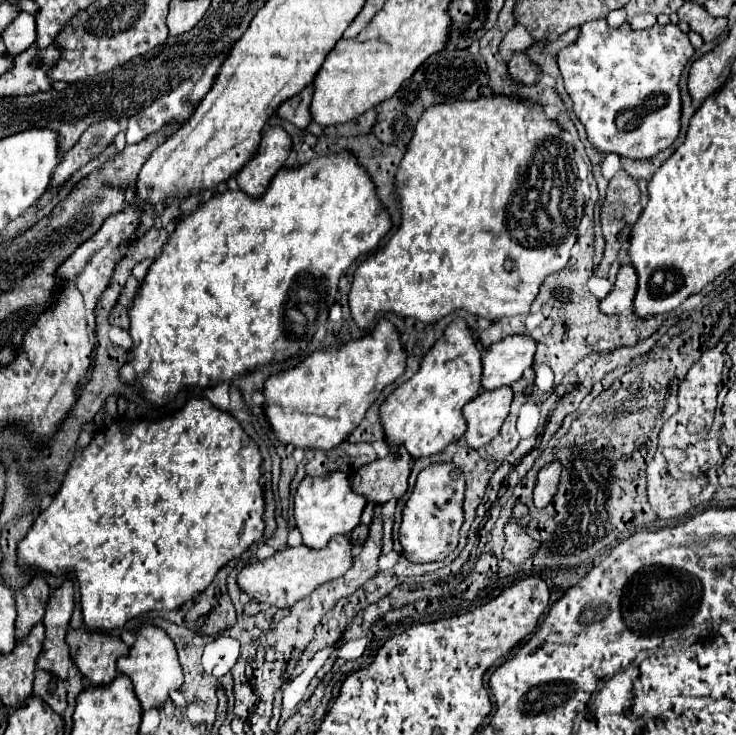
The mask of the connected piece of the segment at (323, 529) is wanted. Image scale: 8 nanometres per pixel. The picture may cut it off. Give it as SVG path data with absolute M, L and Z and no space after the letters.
M334 471L322 477L306 475L298 485L298 491L294 497L296 527L302 533L304 545L310 549L324 549L334 535L350 533L360 523L364 507L366 507L366 499L354 493L346 473Z

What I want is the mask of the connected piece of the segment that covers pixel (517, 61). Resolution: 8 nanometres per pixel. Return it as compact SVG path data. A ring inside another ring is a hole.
M518 51L510 57L508 61L508 71L512 75L514 81L518 83L524 83L524 85L536 85L538 83L538 77L542 73L540 65L536 65L526 51Z

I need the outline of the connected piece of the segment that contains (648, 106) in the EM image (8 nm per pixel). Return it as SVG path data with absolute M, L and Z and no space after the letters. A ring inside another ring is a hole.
M606 19L588 21L582 25L580 35L574 43L560 49L558 67L566 85L566 91L572 97L574 113L584 123L588 141L600 153L618 153L630 159L648 159L658 151L670 147L680 133L682 117L682 99L680 99L680 75L694 55L694 47L688 41L688 35L682 33L676 25L652 25L648 29L634 31L628 23L620 27L610 27Z

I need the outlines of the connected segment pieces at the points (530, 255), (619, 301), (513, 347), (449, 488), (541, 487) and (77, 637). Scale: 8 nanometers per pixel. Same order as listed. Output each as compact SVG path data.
M488 95L488 97L478 97L476 101L436 103L430 109L426 109L426 113L422 113L414 129L414 137L398 167L396 193L402 203L402 225L384 247L358 265L348 295L352 317L362 329L368 327L374 315L380 311L394 311L404 317L420 319L424 323L436 323L440 317L456 309L466 309L476 317L490 317L492 321L498 321L500 317L528 313L534 297L538 295L538 287L542 285L542 281L550 273L564 269L566 263L570 261L570 251L576 243L576 231L584 215L584 195L578 179L578 165L574 161L574 147L564 145L562 127L556 121L548 119L540 105L522 103L520 99L508 95Z
M622 265L618 271L618 279L614 289L610 291L608 297L600 301L600 309L606 315L620 315L628 311L634 303L634 295L638 289L638 275L632 265Z
M510 335L490 345L482 357L484 389L512 385L532 367L536 341L526 335Z
M434 463L420 471L416 487L402 511L400 543L402 555L414 563L442 561L458 545L458 531L464 521L462 501L464 501L466 481L462 471L454 463Z
M554 461L550 465L546 465L540 473L538 473L538 483L534 487L534 505L538 509L546 507L550 503L550 499L556 493L556 485L558 485L558 477L560 477L560 465Z
M70 629L66 641L74 663L92 685L110 683L118 675L118 657L128 653L128 645L120 637L90 629Z

